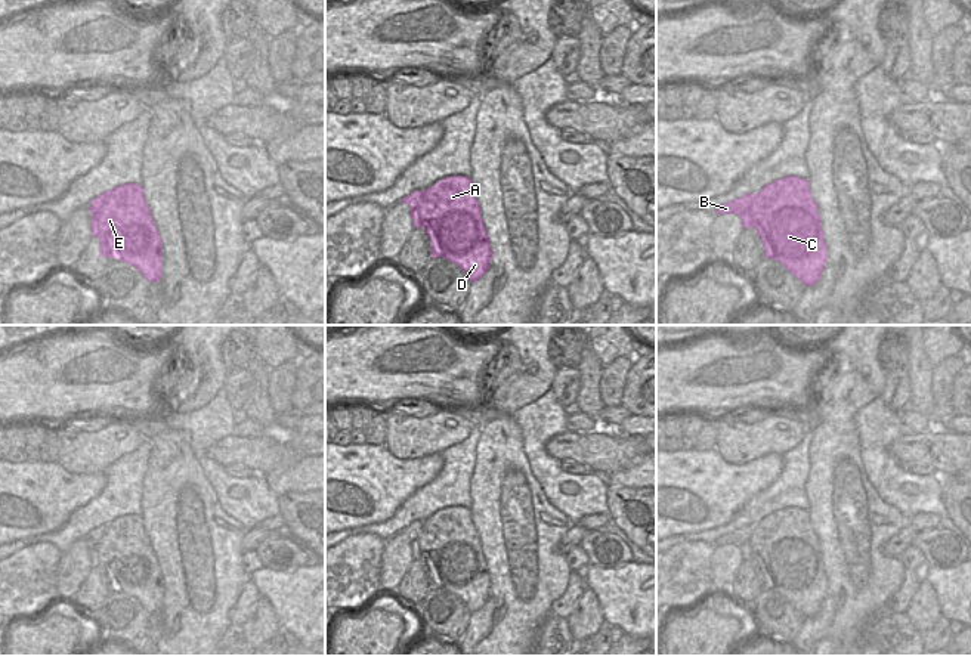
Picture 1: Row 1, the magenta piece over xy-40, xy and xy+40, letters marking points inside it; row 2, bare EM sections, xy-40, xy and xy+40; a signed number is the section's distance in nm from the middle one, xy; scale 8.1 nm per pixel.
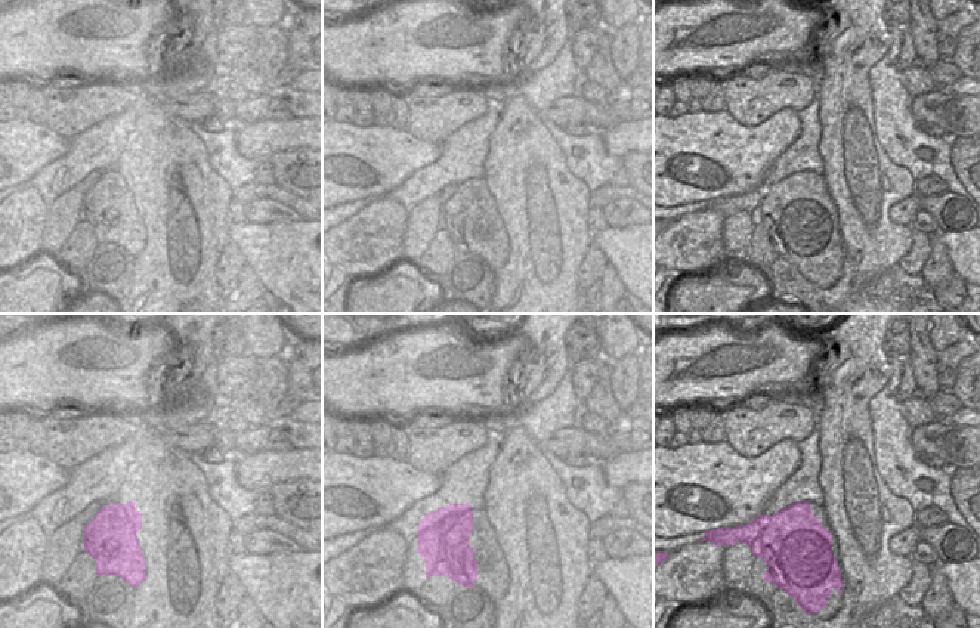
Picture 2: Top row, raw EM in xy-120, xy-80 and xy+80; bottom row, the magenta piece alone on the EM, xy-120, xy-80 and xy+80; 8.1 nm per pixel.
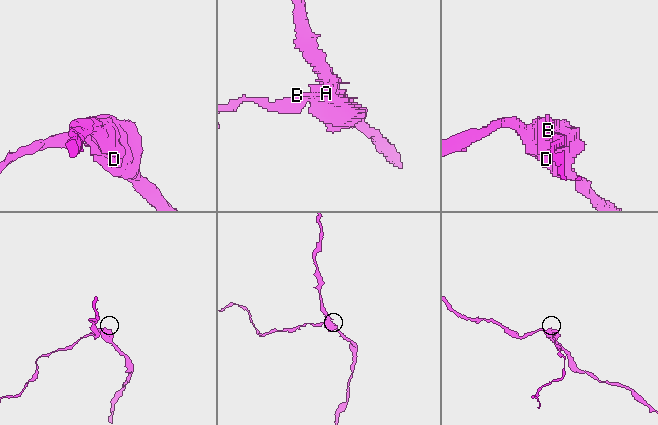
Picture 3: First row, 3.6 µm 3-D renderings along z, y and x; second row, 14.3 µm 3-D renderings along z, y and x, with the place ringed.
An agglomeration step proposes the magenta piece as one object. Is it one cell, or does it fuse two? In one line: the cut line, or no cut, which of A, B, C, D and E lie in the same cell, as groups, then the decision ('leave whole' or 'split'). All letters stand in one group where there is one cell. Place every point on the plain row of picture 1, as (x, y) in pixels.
xy (424, 522), (418, 537), (420, 557) | A C D E / B | split

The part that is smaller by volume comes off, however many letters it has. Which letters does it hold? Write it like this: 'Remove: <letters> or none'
Remove: B.

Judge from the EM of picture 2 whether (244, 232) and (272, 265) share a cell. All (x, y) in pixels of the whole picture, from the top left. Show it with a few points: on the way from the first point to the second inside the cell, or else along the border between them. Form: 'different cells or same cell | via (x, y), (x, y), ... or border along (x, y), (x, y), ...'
same cell | via (252, 240), (269, 257)

